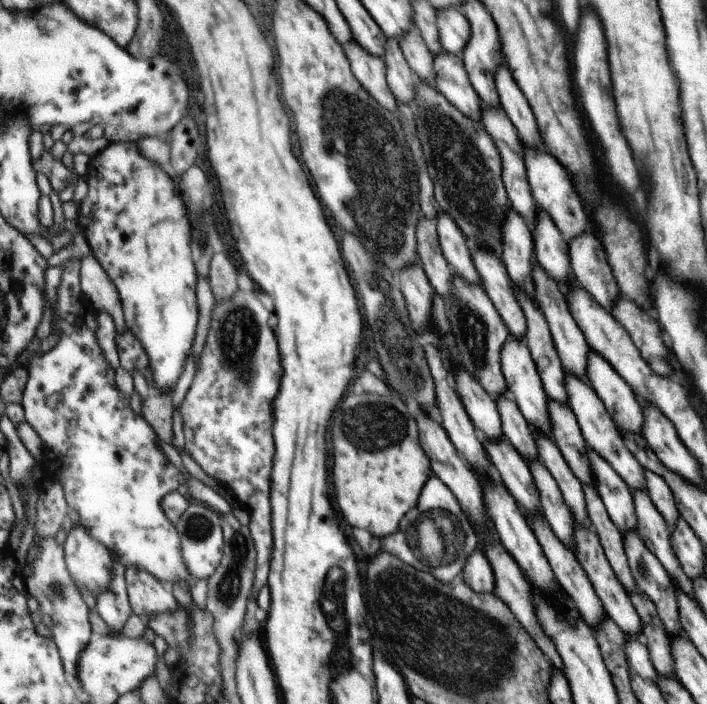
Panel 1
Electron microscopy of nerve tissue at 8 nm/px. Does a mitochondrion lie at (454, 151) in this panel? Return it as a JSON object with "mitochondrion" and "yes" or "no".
{"mitochondrion":"yes"}

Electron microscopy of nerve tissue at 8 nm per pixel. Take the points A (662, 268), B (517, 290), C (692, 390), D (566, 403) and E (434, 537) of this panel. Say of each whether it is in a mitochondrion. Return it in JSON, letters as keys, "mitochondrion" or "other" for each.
{"A":"other","B":"other","C":"other","D":"other","E":"mitochondrion"}

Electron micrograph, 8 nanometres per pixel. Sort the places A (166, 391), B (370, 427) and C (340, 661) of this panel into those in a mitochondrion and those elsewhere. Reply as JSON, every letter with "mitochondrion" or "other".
{"A":"other","B":"mitochondrion","C":"mitochondrion"}

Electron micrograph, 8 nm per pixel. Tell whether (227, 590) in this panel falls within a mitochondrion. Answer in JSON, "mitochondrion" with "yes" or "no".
{"mitochondrion":"yes"}

